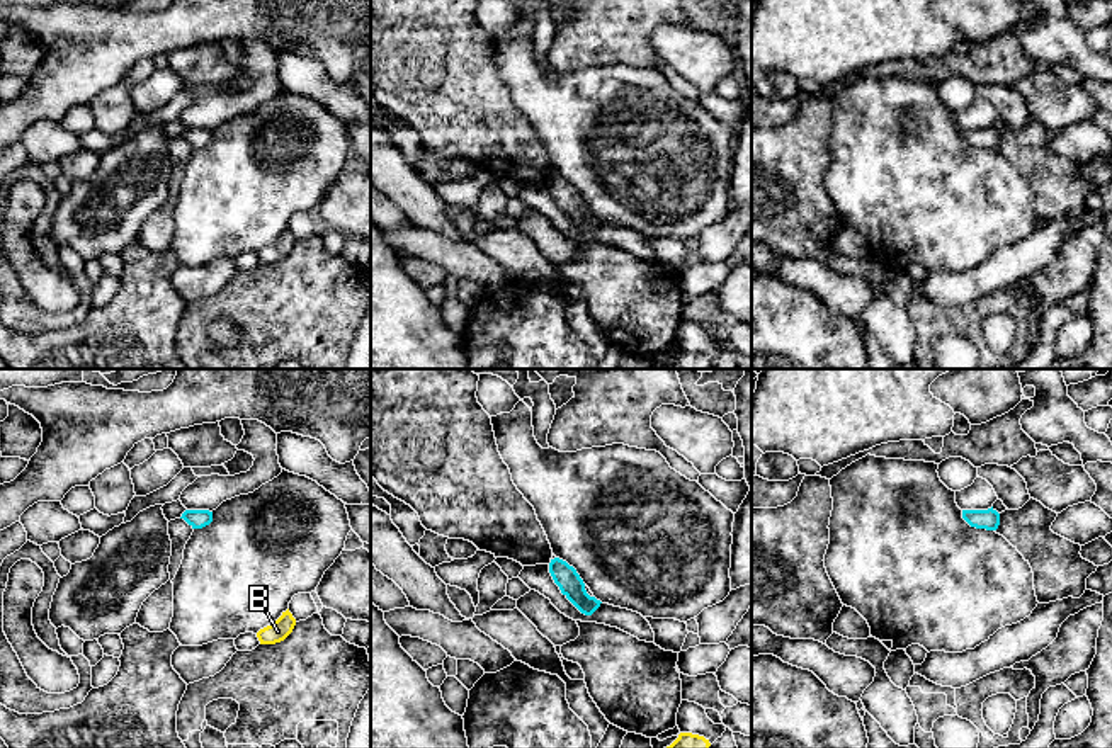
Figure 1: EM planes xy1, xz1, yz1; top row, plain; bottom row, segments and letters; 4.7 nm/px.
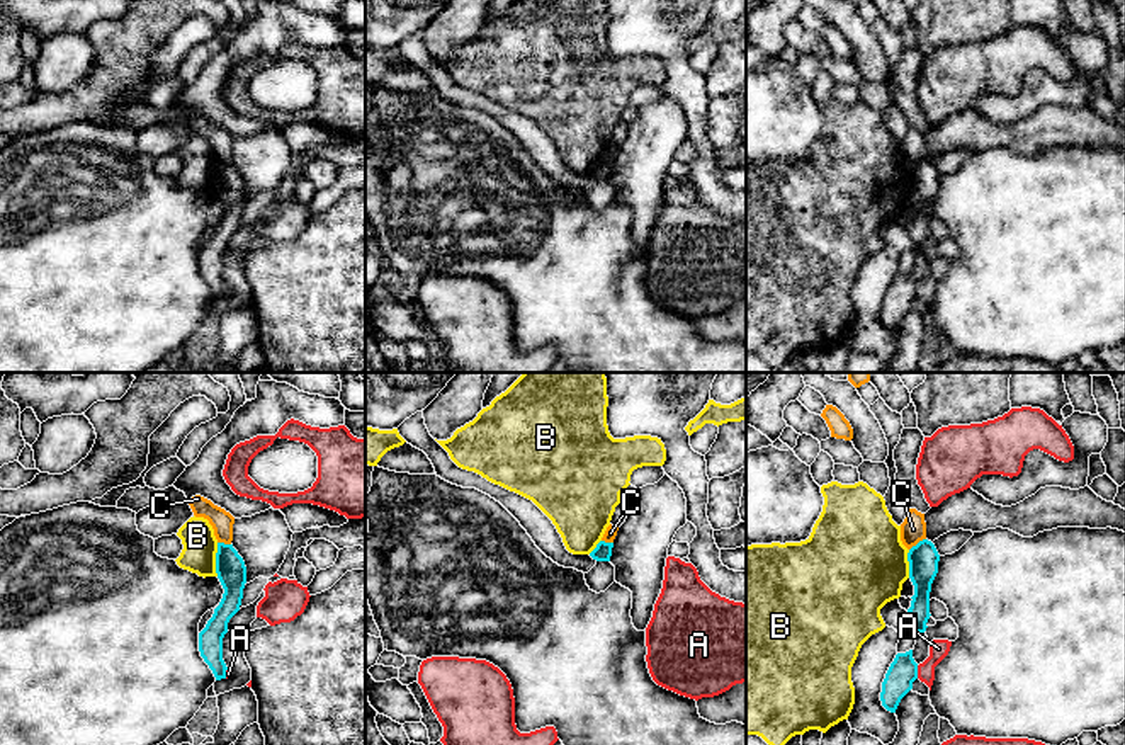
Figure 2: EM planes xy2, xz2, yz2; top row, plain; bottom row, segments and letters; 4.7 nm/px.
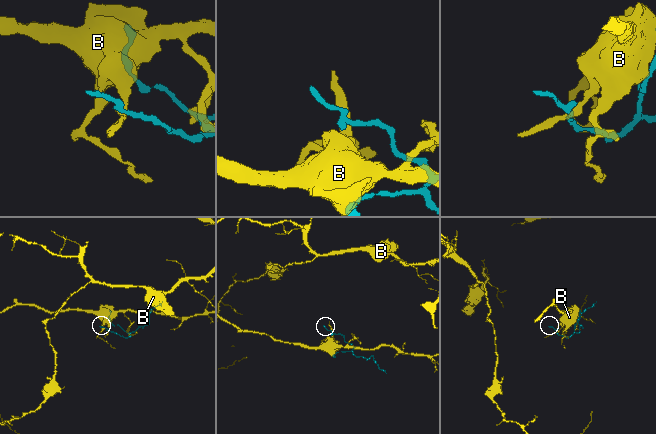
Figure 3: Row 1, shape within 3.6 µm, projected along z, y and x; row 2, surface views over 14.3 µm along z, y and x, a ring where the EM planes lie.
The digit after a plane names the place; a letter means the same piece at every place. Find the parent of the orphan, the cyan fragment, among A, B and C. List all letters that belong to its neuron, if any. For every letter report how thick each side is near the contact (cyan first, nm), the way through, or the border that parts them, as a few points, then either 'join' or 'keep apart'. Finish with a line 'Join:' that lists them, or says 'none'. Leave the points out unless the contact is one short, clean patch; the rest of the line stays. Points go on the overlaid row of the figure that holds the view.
A: calibres 140 and 100 nm; border yz2 (916, 665), (918, 677); keep apart
B: calibres 140 and 160 nm; keep apart
C: calibres 150 and 120 nm; border yz2 (925, 538), (910, 550); keep apart
Join: none

